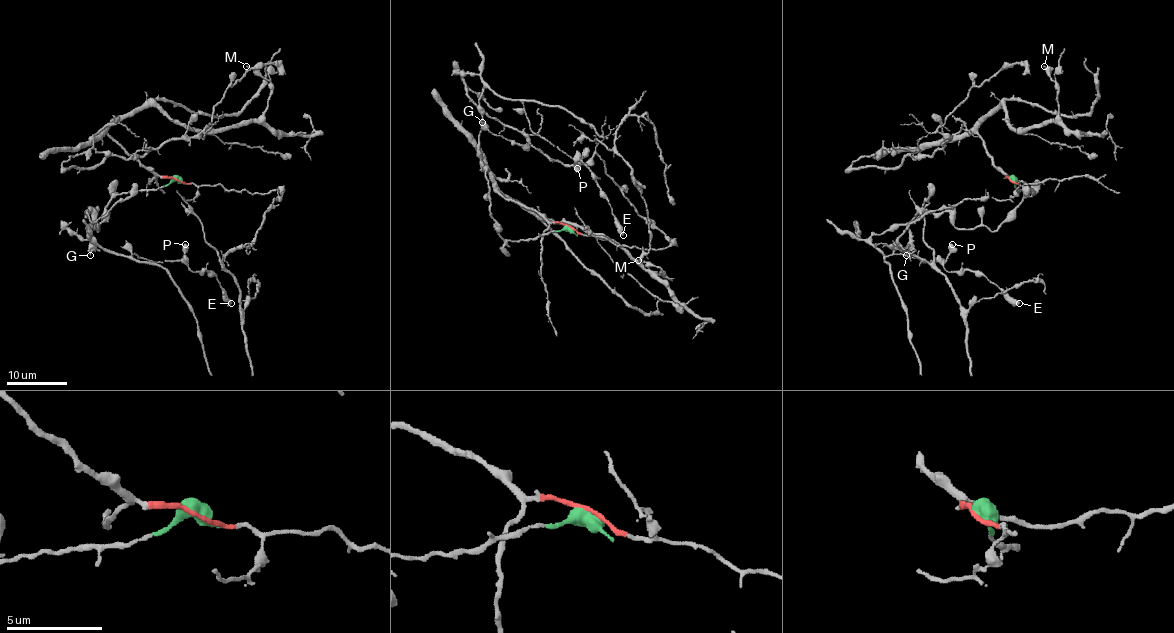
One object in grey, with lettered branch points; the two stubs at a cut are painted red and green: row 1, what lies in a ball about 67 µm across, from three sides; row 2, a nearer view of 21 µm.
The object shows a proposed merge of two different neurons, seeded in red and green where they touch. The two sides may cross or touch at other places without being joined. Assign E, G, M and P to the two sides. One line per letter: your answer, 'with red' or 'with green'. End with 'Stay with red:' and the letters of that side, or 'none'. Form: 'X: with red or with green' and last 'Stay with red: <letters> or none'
E: with green
G: with green
M: with red
P: with green
Stay with red: M

